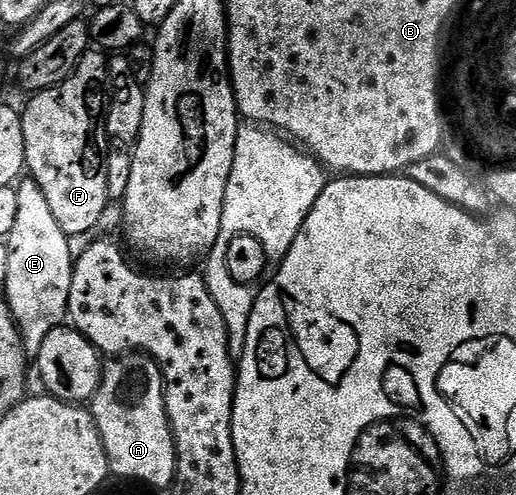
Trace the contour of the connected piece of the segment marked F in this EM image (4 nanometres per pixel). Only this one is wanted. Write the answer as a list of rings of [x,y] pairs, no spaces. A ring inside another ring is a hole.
[[[103,52],[85,53],[63,85],[29,96],[28,106],[22,109],[27,176],[42,187],[58,227],[68,237],[95,229],[110,203],[104,170],[104,158],[110,152],[110,138],[104,129],[110,100],[108,63]]]

